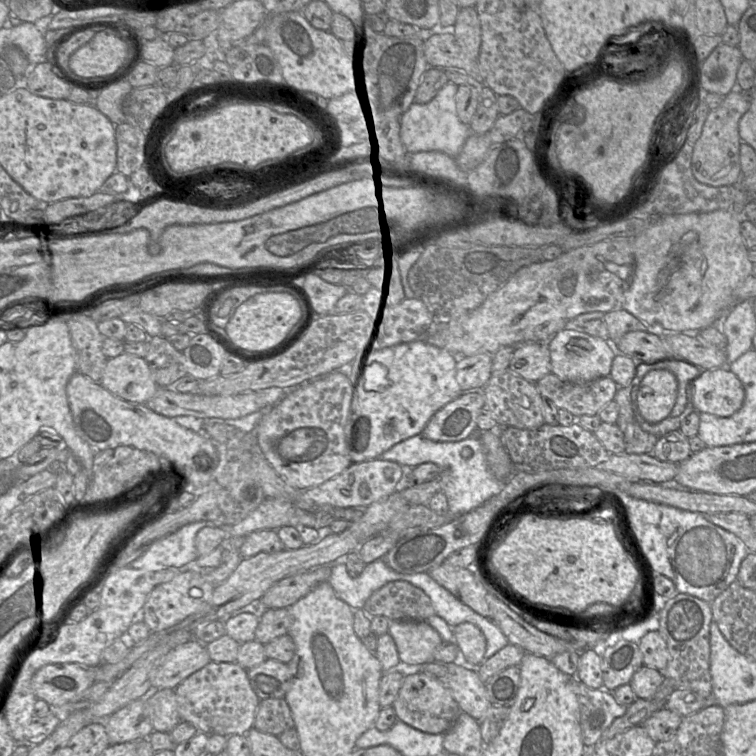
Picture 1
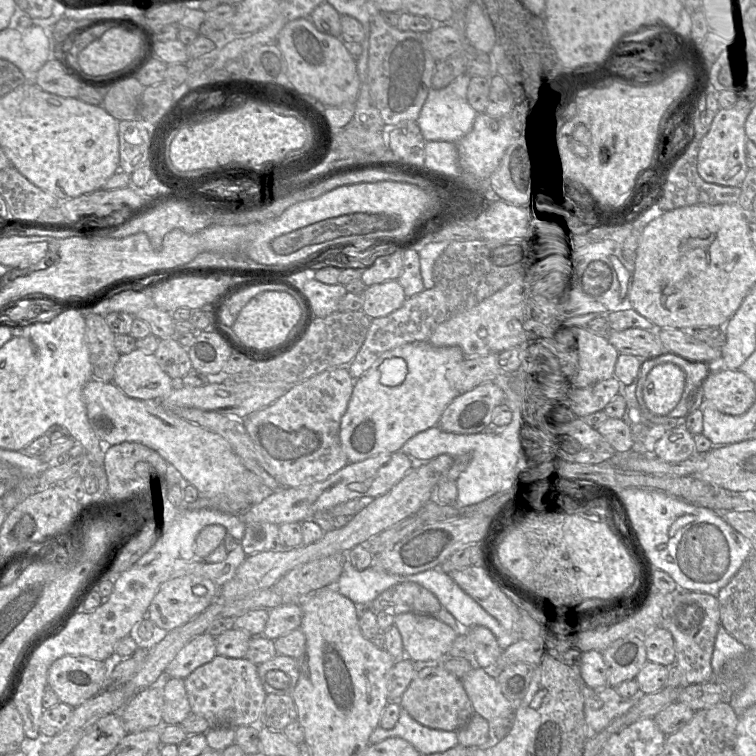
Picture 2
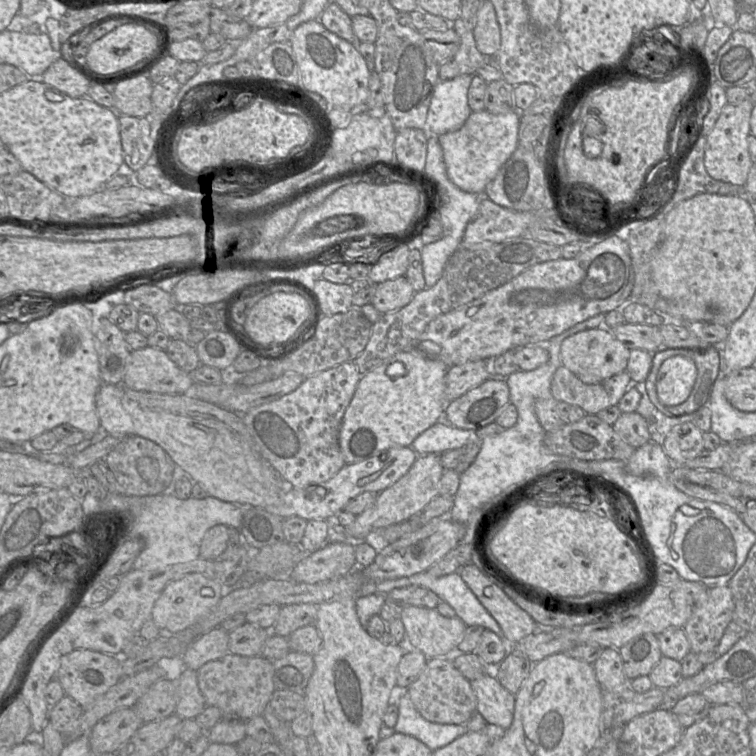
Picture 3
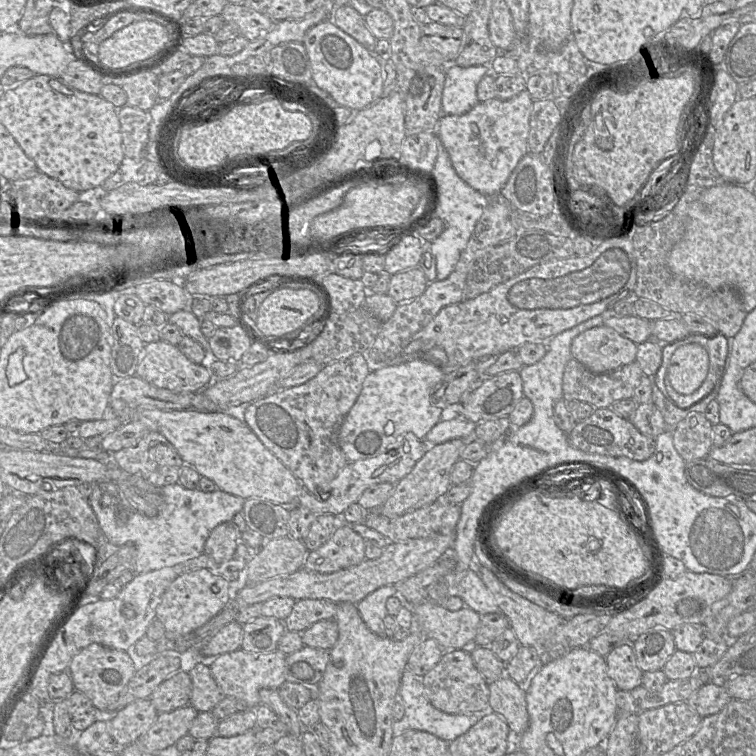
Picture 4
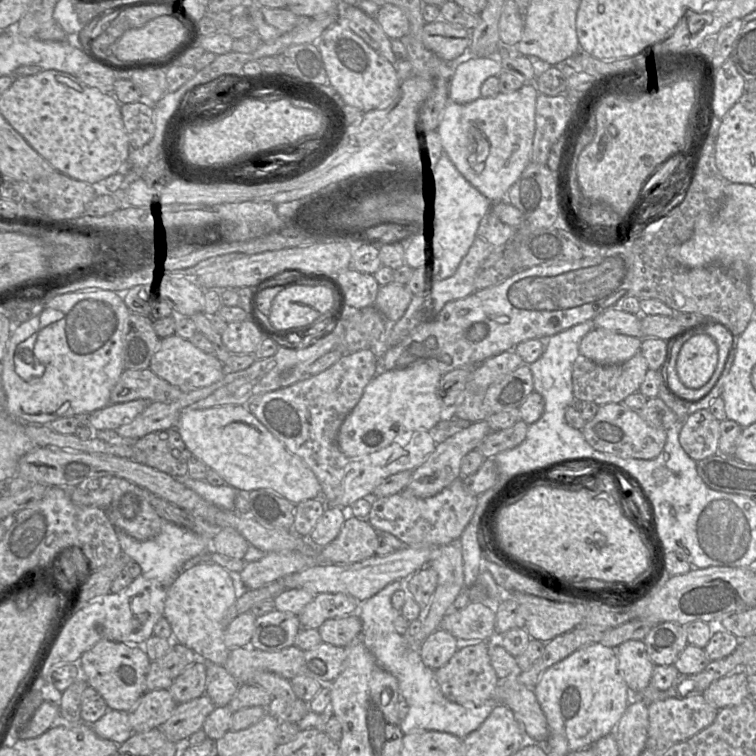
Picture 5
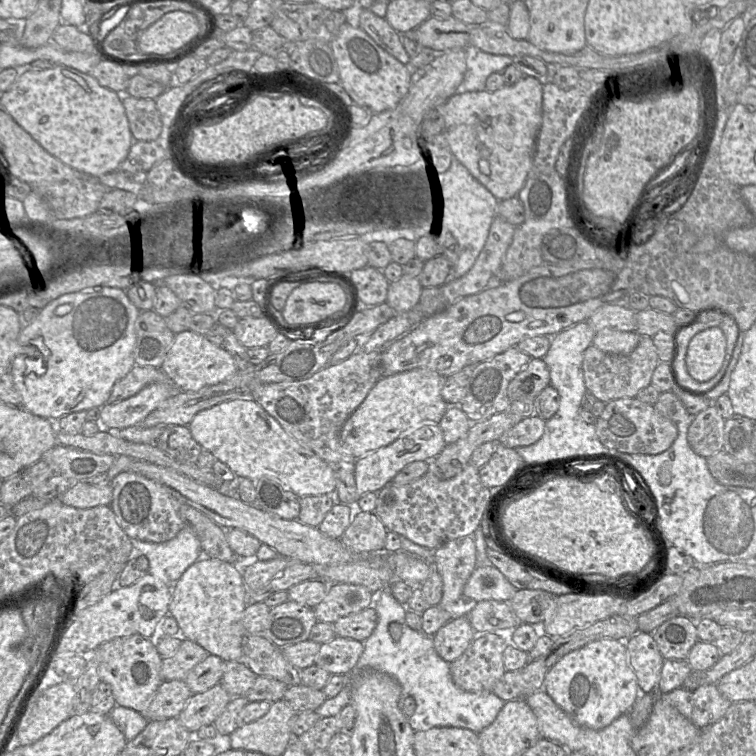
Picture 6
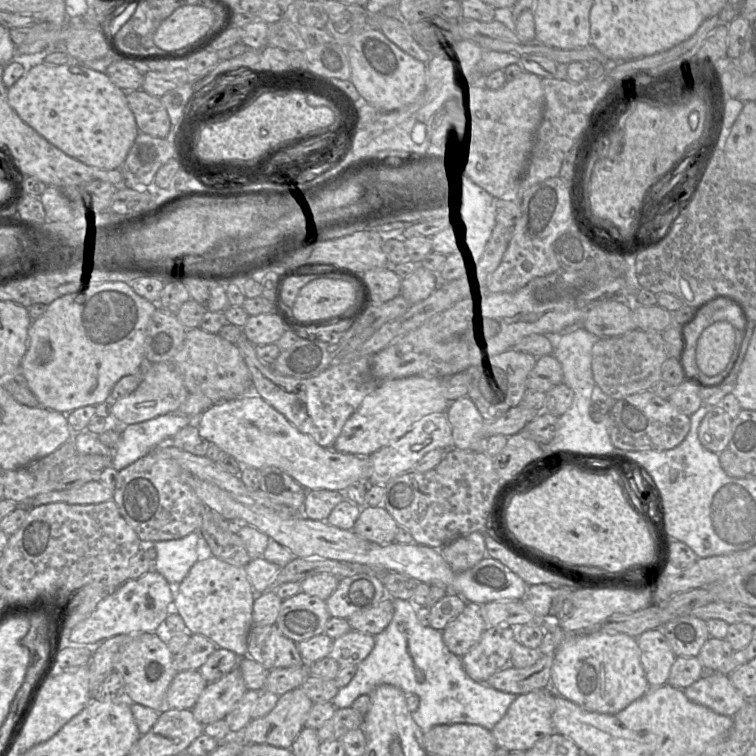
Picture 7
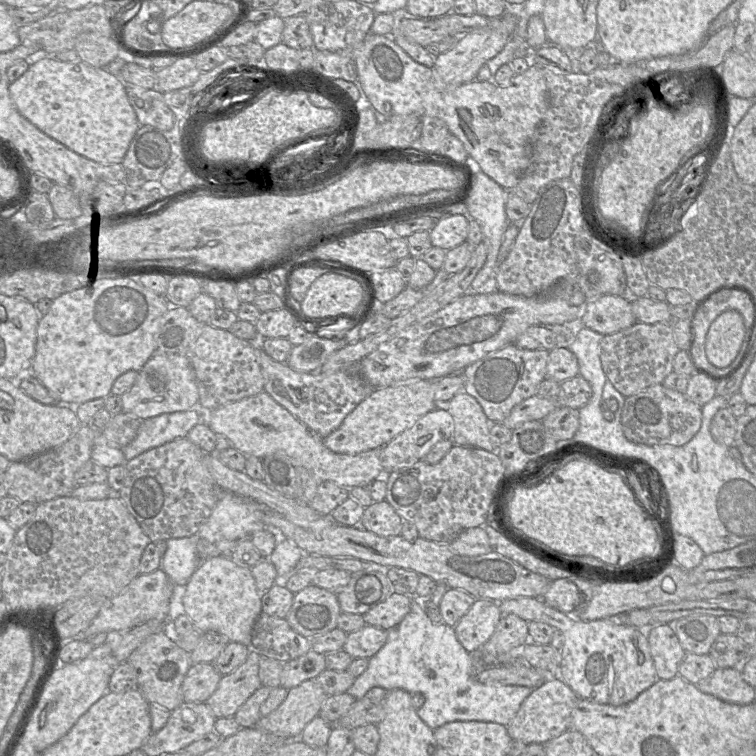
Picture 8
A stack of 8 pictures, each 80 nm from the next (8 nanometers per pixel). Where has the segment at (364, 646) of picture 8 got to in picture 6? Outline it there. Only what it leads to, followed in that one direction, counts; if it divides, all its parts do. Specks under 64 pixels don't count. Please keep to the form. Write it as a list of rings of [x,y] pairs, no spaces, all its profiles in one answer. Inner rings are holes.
[[[336,637],[321,645],[314,664],[331,675],[352,673],[363,651],[362,641]]]

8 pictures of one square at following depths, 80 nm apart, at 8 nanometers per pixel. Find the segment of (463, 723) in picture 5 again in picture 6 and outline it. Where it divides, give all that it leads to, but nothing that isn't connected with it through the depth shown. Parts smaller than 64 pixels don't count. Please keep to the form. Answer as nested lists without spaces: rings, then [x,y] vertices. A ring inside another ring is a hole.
[[[389,586],[375,593],[375,599],[370,607],[377,613],[377,625],[373,633],[363,641],[364,651],[353,670],[353,676],[363,670],[373,670],[389,675],[401,686],[403,693],[412,696],[416,702],[414,713],[408,717],[408,722],[415,732],[429,730],[435,727],[455,727],[469,729],[480,733],[491,725],[505,702],[491,692],[467,692],[455,685],[450,673],[450,663],[443,660],[434,648],[433,638],[422,631],[411,629],[405,622],[408,609],[399,603],[391,594]]]

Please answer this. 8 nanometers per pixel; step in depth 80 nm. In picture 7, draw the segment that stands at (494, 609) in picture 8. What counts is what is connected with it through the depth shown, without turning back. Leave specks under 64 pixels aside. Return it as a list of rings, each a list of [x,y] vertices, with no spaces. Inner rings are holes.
[[[468,602],[465,609],[442,630],[443,641],[453,654],[465,655],[487,629],[481,606]]]

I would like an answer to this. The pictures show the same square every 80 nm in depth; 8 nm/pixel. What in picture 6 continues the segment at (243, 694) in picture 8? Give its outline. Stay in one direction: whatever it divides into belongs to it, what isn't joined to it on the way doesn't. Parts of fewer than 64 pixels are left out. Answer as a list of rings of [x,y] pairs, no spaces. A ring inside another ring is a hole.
[[[218,683],[205,692],[193,694],[177,719],[186,729],[195,733],[201,727],[213,724],[232,699]]]

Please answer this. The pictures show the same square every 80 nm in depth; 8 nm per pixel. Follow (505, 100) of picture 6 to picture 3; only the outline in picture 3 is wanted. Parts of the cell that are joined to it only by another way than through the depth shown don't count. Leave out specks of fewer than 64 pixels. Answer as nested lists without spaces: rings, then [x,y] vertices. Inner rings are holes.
[[[487,110],[472,112],[457,131],[438,136],[449,179],[465,192],[483,195],[502,165],[518,146],[520,112],[492,114]]]

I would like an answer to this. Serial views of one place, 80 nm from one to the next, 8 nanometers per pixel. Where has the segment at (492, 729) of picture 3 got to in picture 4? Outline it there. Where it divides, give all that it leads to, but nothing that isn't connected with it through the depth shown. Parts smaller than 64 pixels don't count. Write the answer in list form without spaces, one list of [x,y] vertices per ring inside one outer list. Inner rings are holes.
[[[503,676],[489,683],[489,710],[501,715],[512,731],[512,738],[519,737],[529,726],[525,686]]]

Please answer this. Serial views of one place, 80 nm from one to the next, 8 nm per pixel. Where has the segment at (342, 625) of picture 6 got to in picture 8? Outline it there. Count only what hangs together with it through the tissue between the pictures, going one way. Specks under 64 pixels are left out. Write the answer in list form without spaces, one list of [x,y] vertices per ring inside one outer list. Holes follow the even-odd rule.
[[[392,593],[383,602],[363,614],[366,625],[383,630],[397,626],[411,610],[412,596]]]

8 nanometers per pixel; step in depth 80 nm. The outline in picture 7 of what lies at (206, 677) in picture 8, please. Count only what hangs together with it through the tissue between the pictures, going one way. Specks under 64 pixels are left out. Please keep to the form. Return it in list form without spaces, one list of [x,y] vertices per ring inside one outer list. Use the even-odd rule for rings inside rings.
[[[198,670],[177,673],[166,693],[167,710],[191,709],[207,684]]]

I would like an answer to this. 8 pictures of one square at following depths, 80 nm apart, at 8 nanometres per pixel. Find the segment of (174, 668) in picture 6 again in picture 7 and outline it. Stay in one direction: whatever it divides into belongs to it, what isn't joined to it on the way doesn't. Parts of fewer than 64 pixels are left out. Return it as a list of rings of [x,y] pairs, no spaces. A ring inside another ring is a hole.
[[[191,634],[186,646],[173,655],[173,665],[177,673],[198,670],[217,649],[215,643],[200,634]]]

